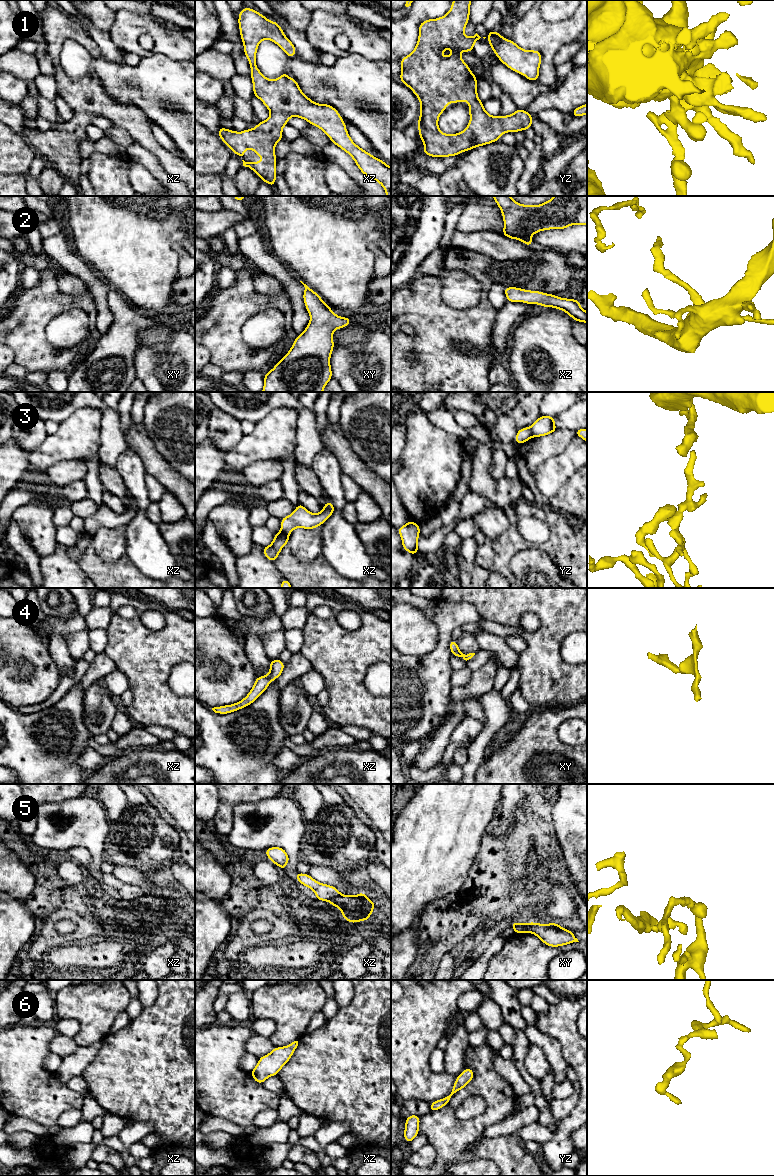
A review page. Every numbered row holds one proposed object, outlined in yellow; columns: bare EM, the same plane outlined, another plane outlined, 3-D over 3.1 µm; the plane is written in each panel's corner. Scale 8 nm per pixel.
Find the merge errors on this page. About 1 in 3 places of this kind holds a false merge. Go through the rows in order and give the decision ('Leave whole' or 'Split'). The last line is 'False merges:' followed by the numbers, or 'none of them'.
1: Leave whole
2: Leave whole
3: Split
4: Leave whole
5: Split
6: Leave whole
False merges: 3, 5

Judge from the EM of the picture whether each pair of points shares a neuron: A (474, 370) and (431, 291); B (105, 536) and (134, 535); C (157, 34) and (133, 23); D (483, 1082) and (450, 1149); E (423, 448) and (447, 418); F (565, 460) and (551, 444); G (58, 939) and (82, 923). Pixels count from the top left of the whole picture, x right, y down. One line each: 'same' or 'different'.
A: same
B: different
C: same
D: same
E: different
F: different
G: same

